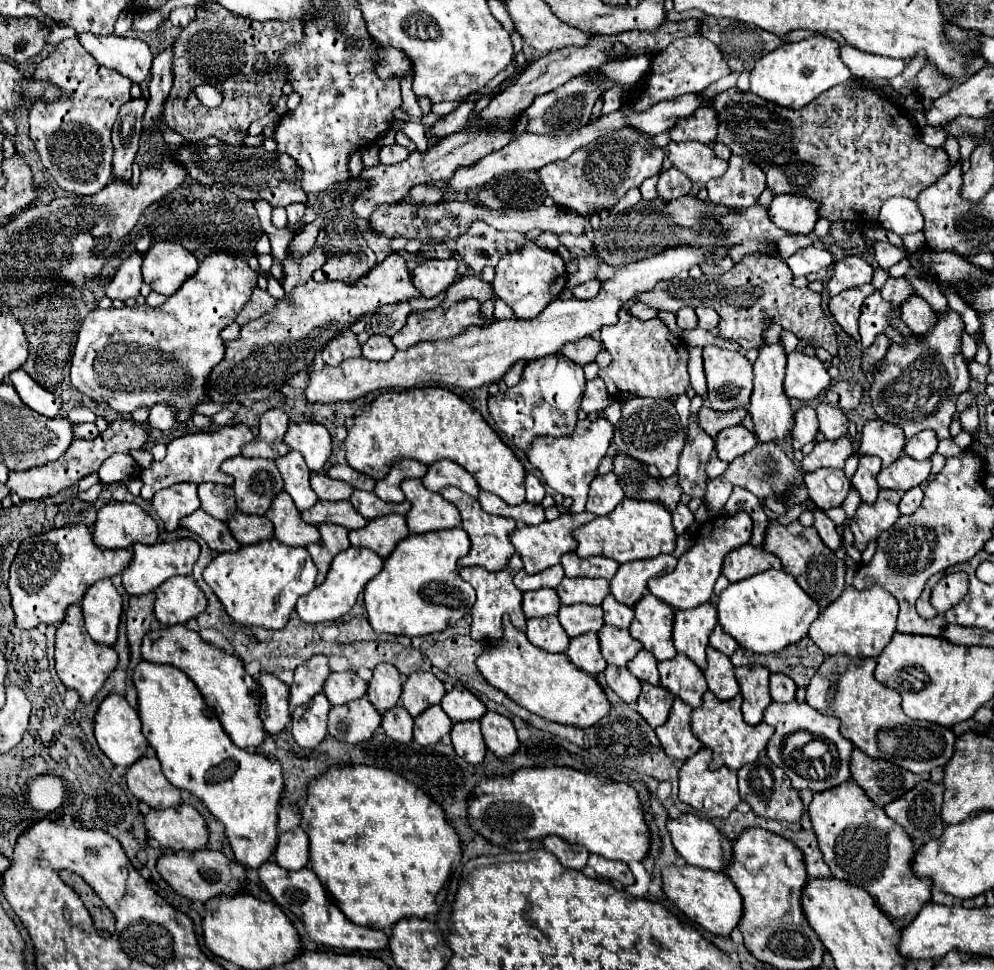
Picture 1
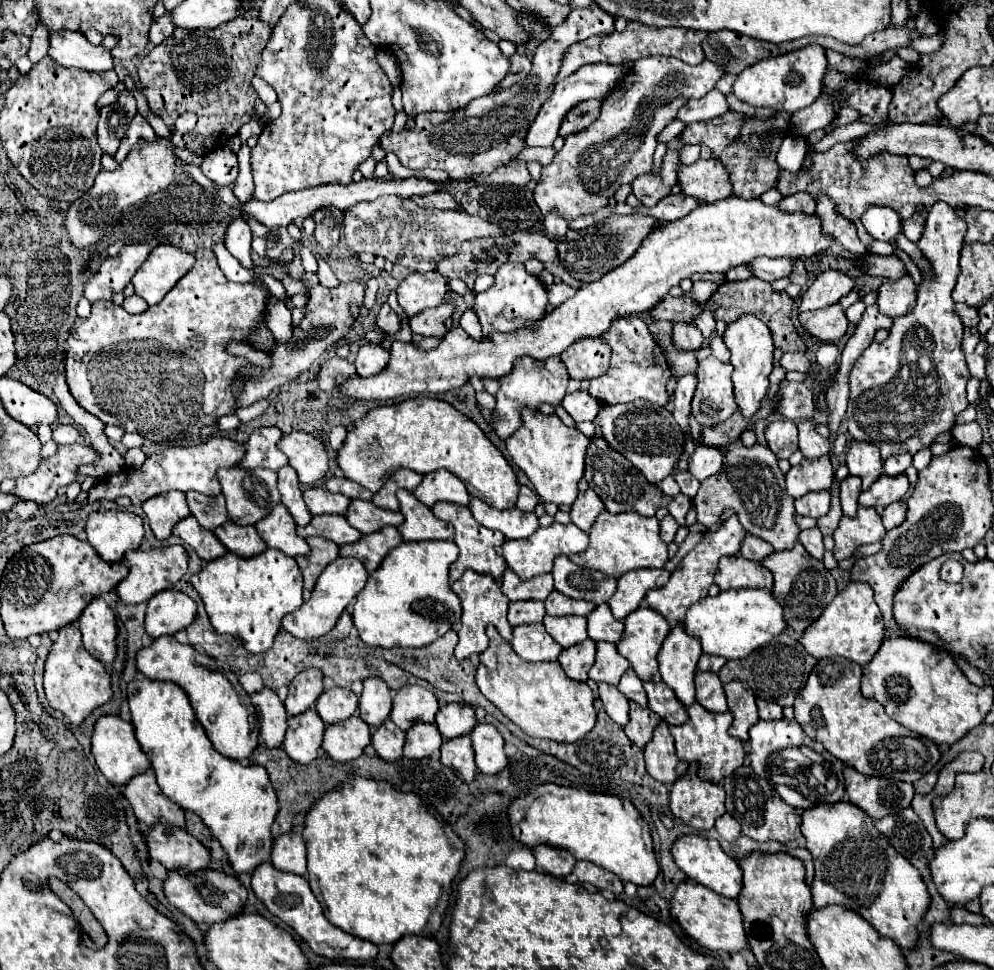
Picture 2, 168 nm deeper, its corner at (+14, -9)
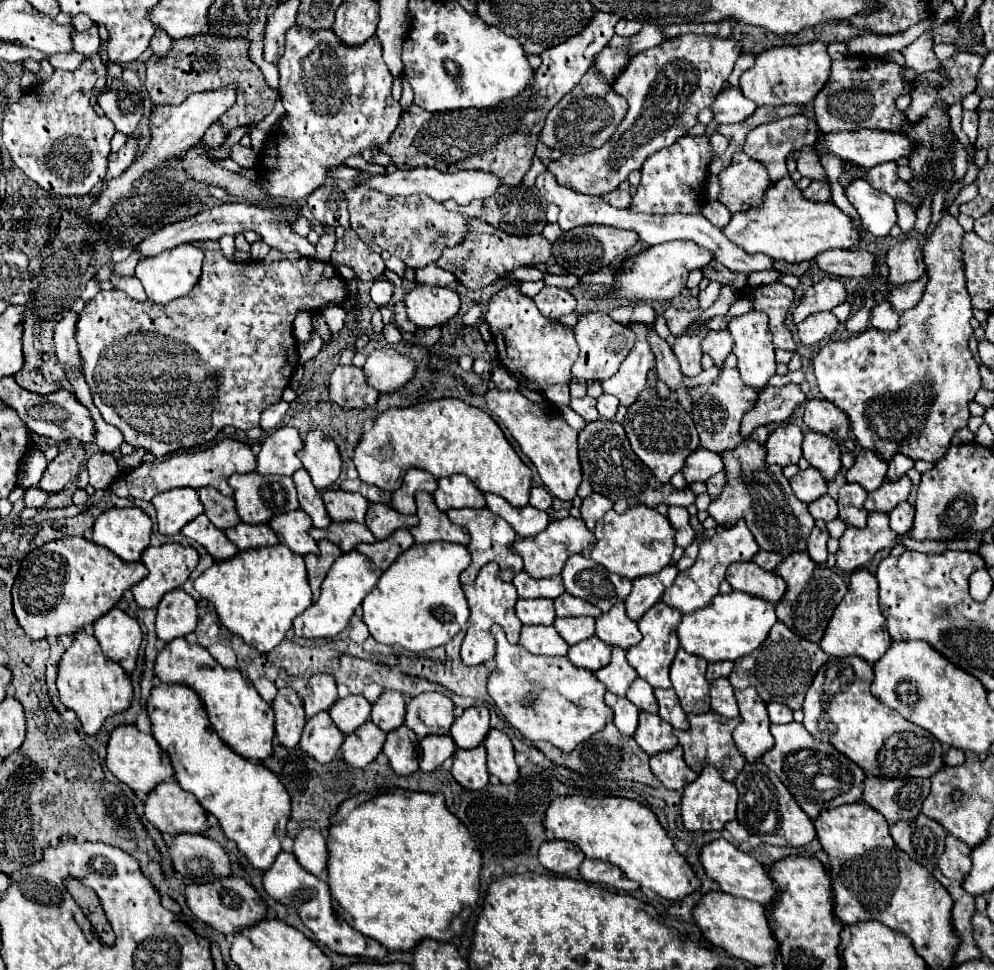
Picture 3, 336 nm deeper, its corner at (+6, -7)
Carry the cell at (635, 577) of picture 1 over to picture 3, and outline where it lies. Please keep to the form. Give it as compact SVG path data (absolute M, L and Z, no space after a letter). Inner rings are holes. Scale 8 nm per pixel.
M668 564L662 572L654 574L654 576L644 576L634 580L634 588L630 592L630 596L624 600L626 604L626 612L632 620L640 620L646 610L650 610L664 594L666 588L672 586L674 578L676 578L678 570L674 564Z

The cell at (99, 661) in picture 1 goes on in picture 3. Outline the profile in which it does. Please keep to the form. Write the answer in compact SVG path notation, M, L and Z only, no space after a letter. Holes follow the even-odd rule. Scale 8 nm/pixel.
M84 630L76 632L74 644L64 652L56 686L62 704L76 712L78 720L84 726L84 732L90 736L98 734L106 718L128 710L132 704L132 682L128 674L122 670L122 666L106 658L98 646L98 640L94 636L88 636Z

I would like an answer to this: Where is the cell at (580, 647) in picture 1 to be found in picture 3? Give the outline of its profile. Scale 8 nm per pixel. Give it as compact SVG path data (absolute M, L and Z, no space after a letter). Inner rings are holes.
M592 636L588 640L582 640L580 644L570 646L566 656L574 666L588 668L588 670L596 672L610 662L610 652L612 652L612 648L606 642Z

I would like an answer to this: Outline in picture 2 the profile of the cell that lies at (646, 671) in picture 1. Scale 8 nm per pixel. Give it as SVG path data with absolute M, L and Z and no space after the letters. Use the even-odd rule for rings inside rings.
M632 668L622 676L622 680L620 680L620 684L618 684L618 690L620 690L628 700L638 702L642 708L648 706L646 692L644 692L644 688L642 688L642 680L636 676L636 672L634 672Z

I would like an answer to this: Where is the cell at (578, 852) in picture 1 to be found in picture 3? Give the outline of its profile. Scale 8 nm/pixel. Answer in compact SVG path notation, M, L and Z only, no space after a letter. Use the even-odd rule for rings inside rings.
M546 840L540 846L538 858L546 870L554 874L568 874L570 870L576 870L586 856L578 846L566 840Z

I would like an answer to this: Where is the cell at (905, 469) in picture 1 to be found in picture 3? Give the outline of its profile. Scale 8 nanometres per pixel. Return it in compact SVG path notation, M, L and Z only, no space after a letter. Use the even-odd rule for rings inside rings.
M902 476L898 482L884 482L878 490L868 494L868 500L864 502L864 508L868 512L884 512L888 514L890 510L894 510L900 502L904 502L910 494L912 482L908 476Z

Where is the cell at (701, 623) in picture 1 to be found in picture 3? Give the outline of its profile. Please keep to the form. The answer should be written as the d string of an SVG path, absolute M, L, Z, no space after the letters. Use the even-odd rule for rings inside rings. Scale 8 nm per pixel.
M682 648L670 666L674 692L686 714L704 714L710 710L710 684L704 676L706 666L708 662L704 662L704 658L686 654Z

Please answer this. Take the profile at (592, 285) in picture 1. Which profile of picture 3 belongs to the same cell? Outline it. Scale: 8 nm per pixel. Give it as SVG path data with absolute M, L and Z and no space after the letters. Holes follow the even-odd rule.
M544 286L532 300L538 306L538 310L550 320L558 320L560 316L570 314L576 308L574 296L568 290L554 286Z

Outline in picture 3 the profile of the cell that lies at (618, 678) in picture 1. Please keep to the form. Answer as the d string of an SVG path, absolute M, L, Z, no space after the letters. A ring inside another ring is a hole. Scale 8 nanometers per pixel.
M606 692L606 704L614 712L614 724L624 736L632 736L638 726L638 708L628 700L614 696L612 692Z

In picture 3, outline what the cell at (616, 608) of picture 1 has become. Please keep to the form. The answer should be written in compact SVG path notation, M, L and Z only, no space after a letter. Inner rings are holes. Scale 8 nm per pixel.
M618 602L610 608L610 612L602 614L596 620L596 636L610 646L620 646L628 650L630 646L636 646L642 638L638 626L634 620L628 618L624 602Z

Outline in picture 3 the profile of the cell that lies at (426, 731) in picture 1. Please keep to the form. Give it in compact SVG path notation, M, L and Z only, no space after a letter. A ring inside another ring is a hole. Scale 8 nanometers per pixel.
M426 736L420 740L420 770L432 772L442 766L444 760L452 758L456 746L450 736Z

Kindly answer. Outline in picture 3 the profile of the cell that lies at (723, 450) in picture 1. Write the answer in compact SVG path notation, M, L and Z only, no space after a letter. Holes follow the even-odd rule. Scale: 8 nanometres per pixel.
M698 448L698 450L694 450L694 454L690 454L686 458L682 474L688 484L706 482L710 476L718 474L722 468L724 468L724 464L722 464L720 454L714 454L706 448Z

